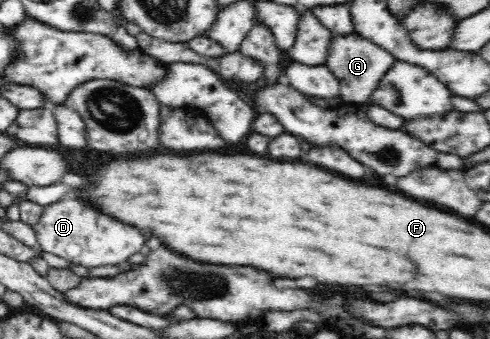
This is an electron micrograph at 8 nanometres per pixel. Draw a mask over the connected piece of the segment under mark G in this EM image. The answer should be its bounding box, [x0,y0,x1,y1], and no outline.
[325,33,396,104]

